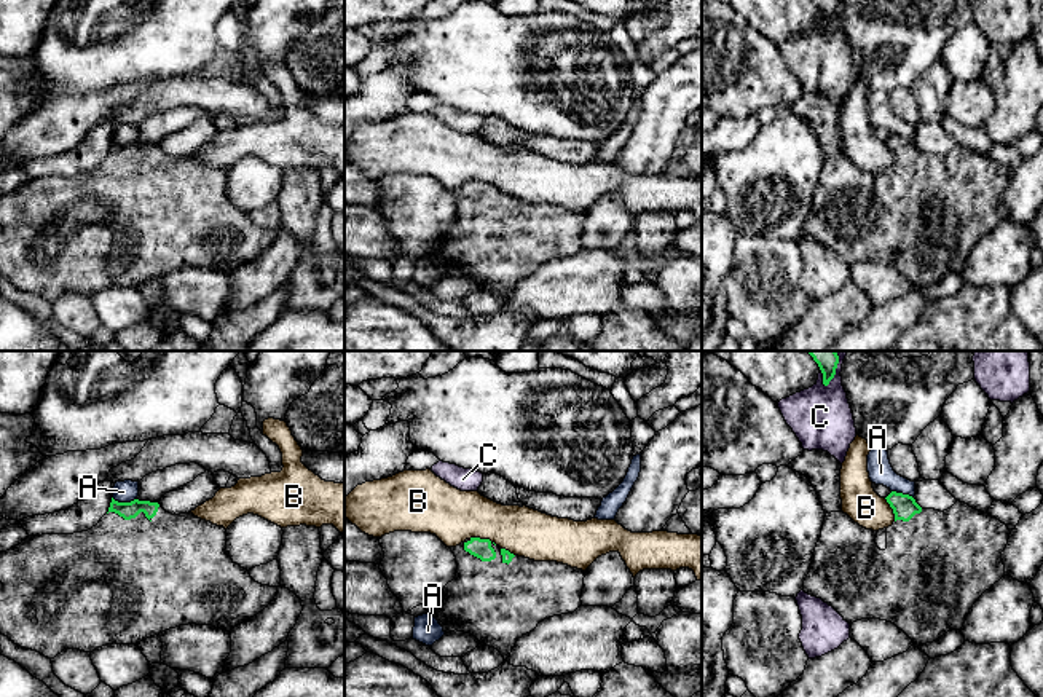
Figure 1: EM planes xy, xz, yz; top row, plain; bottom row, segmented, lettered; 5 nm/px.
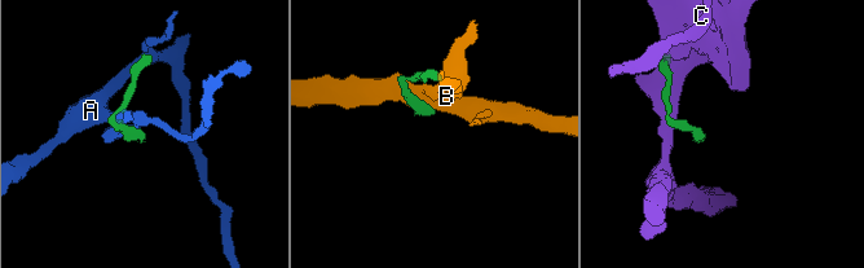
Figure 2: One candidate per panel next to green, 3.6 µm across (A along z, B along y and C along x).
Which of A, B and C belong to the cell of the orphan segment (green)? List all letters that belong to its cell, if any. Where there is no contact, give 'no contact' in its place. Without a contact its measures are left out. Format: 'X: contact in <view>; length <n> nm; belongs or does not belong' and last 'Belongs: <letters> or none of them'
A: contact in xy; length 130 nm; does not belong
B: contact in xz; length 150 nm; does not belong
C: contact in yz; length 170 nm; does not belong
Belongs: none of them

